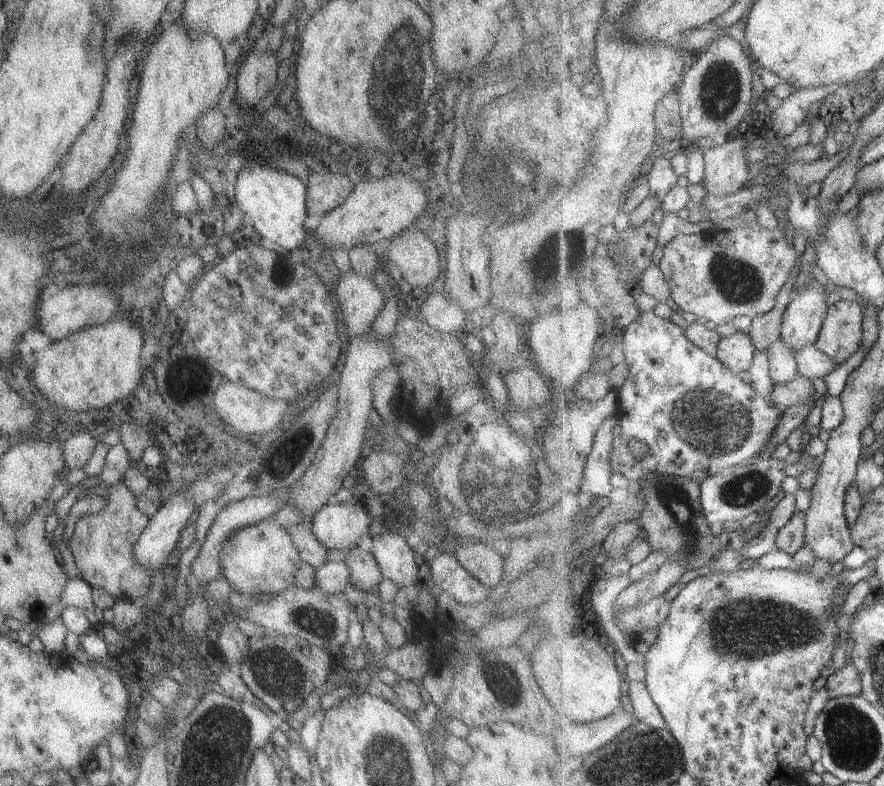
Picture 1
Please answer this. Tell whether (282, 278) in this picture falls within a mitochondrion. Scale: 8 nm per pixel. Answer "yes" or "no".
yes

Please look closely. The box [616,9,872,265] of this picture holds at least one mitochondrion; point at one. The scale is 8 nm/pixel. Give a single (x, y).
(721, 85)

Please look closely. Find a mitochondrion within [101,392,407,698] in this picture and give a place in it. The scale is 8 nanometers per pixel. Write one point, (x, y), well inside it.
(317, 625)

